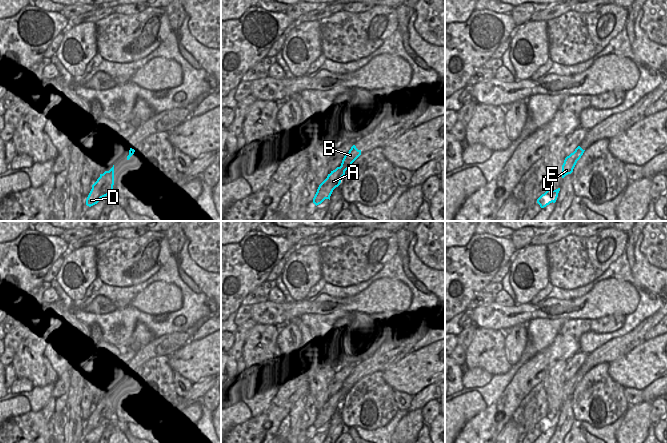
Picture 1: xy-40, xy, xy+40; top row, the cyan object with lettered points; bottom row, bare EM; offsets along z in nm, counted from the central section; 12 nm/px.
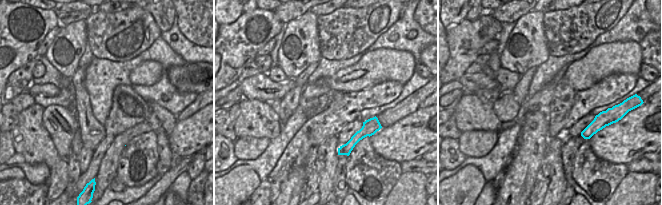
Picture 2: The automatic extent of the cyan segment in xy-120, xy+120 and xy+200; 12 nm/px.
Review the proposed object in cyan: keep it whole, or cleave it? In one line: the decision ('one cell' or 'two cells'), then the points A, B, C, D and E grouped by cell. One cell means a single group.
one cell; groups A B C D E

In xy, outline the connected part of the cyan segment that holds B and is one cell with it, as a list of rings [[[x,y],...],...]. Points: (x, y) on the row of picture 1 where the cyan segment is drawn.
[[[353,145],[349,152],[344,156],[341,166],[331,171],[327,178],[319,185],[313,198],[313,203],[316,206],[321,204],[325,199],[330,200],[333,190],[340,185],[341,178],[345,175],[345,171],[360,155],[361,150],[358,150],[356,146]]]

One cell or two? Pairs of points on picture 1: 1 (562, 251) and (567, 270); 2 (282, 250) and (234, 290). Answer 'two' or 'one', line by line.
1: one
2: one

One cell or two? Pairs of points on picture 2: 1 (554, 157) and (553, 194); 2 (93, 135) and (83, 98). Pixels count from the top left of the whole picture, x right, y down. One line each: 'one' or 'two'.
1: one
2: one

